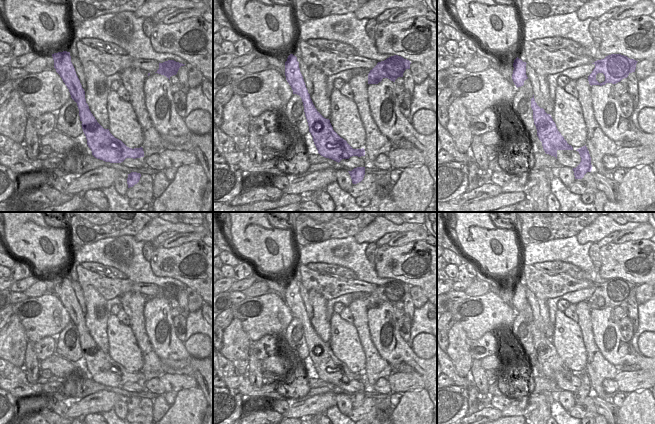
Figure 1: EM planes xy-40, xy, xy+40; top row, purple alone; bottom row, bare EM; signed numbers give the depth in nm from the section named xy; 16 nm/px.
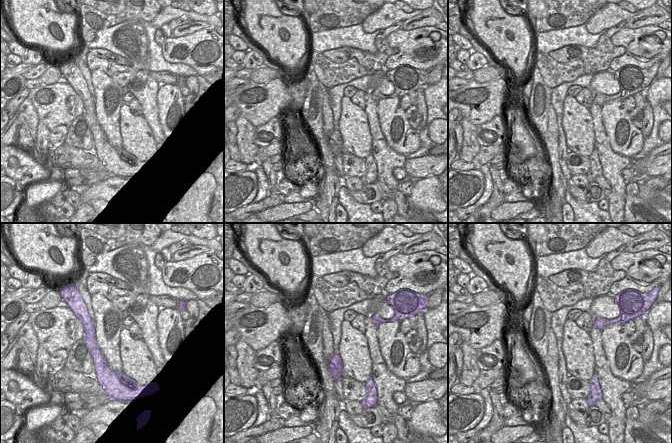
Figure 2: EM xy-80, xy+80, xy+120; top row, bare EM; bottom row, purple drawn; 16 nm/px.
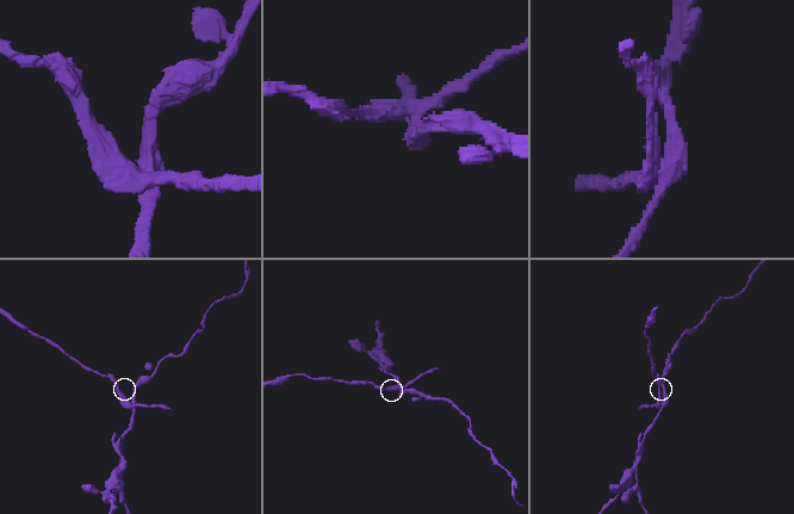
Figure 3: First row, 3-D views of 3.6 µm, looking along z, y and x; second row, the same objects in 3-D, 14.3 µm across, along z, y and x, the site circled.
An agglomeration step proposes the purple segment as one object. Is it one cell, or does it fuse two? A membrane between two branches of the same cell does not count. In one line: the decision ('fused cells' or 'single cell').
fused cells

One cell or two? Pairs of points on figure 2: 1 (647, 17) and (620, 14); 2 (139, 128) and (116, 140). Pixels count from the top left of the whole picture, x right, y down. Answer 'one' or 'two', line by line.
1: two
2: two

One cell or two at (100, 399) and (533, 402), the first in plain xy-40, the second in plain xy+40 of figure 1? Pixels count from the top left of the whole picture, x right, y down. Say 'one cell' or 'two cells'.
one cell

